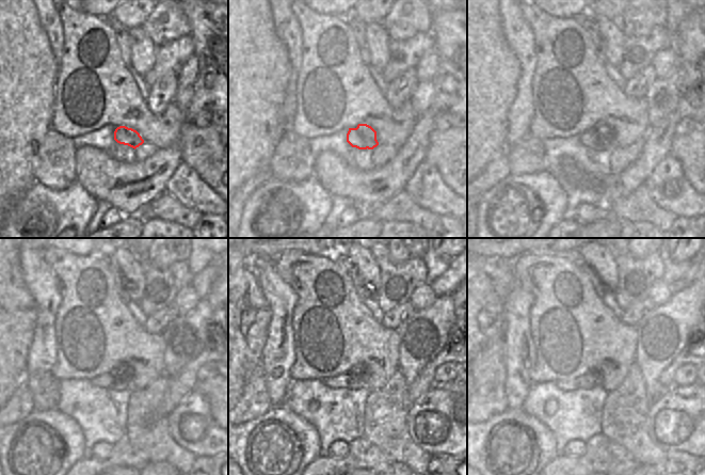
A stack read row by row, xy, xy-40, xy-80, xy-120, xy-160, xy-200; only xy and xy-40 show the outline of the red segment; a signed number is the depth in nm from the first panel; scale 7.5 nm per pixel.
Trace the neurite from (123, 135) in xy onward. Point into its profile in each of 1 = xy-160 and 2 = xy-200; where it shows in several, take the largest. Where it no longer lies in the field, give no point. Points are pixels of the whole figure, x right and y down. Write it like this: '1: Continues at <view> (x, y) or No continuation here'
1: Continues at xy-160 (352, 381)
2: Continues at xy-200 (590, 380)

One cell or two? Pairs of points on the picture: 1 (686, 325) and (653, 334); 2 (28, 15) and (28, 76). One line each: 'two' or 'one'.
1: one
2: one

